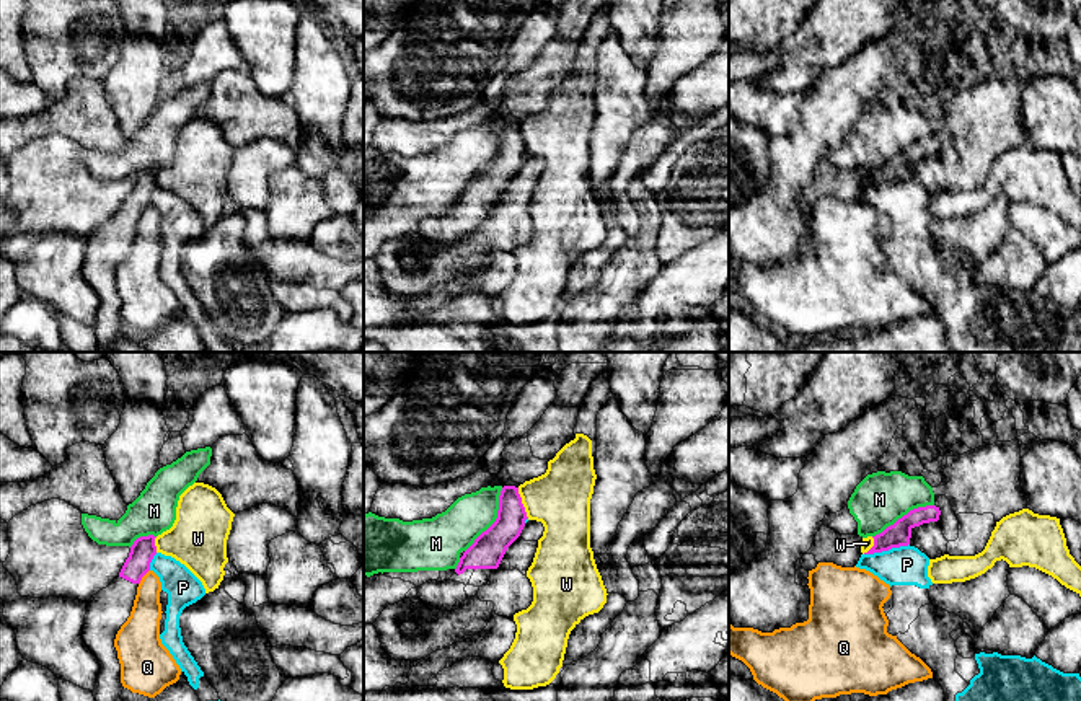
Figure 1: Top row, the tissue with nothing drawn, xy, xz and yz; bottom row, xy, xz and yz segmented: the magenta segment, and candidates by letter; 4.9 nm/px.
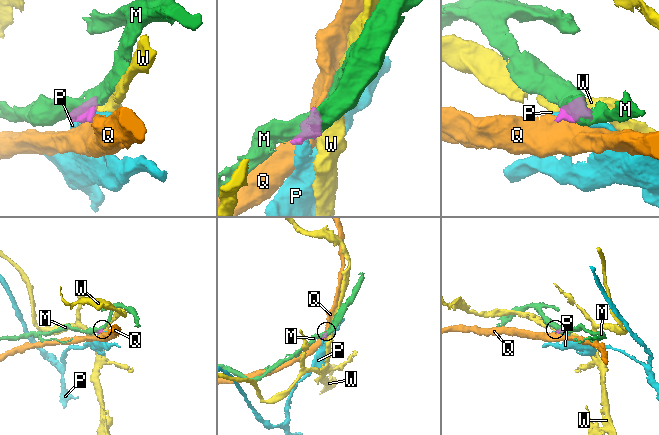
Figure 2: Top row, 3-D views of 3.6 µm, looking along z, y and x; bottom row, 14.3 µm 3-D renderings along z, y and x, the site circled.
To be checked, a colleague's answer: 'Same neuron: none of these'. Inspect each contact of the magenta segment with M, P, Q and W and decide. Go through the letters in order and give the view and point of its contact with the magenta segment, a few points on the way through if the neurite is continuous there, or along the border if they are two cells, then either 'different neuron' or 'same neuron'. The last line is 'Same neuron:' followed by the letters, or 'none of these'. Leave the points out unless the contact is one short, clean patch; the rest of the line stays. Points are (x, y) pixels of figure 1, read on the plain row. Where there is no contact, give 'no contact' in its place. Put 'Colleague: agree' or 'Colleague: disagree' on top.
Colleague: agree
M: contact xz (496, 155); different neuron
P: contact yz (886, 185); different neuron
Q: contact xy (142, 211); border xy (149, 204), (139, 219); different neuron
W: contact xz (520, 137); border xz (517, 123), (529, 152); different neuron
Same neuron: none of these

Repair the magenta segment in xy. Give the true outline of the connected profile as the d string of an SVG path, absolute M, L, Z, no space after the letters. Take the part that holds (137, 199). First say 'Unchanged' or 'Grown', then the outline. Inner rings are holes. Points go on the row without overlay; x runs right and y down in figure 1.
Grown. M153 170L137 173L119 212L86 236L82 274L99 298L91 326L98 339L98 352L114 352L114 342L122 336L124 321L114 274L130 251L142 212L150 205L157 189L155 173Z

